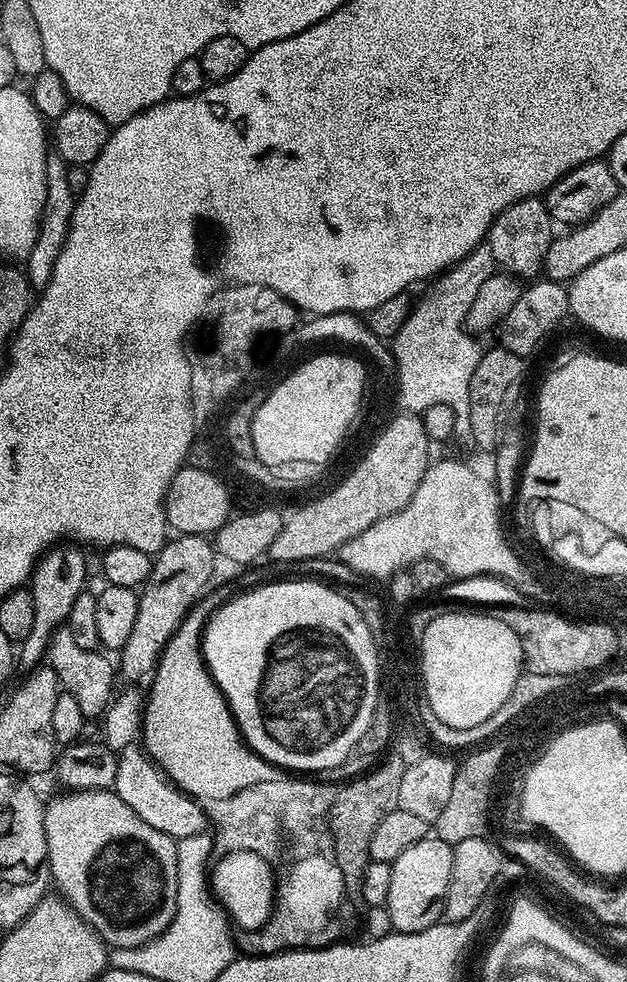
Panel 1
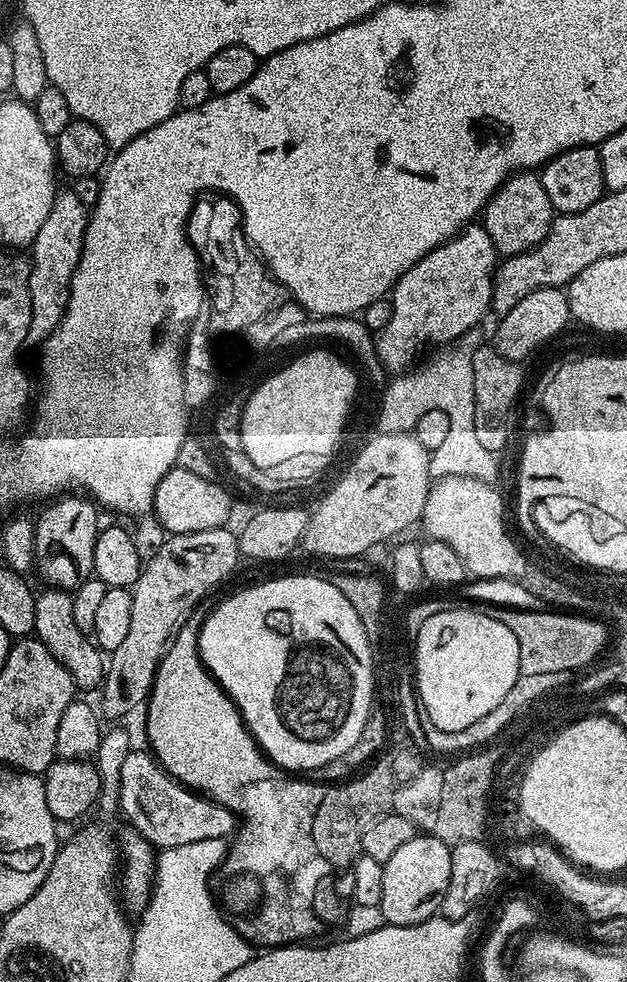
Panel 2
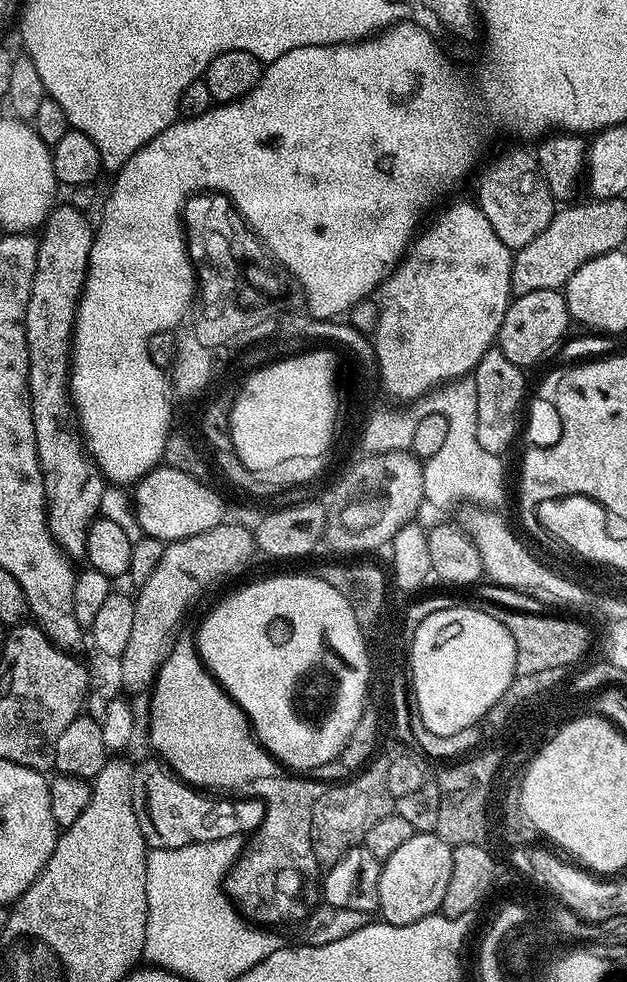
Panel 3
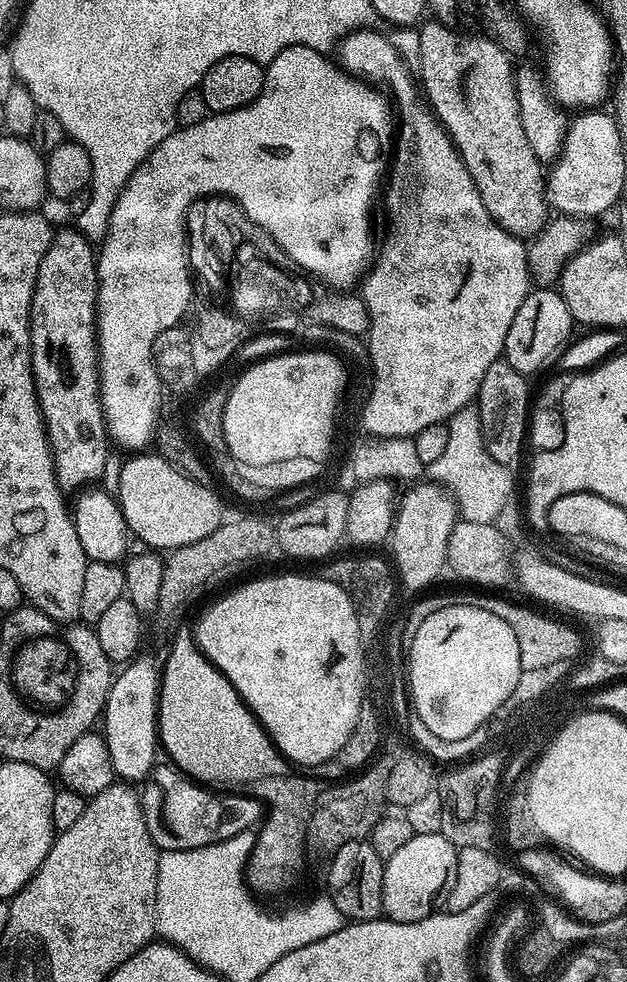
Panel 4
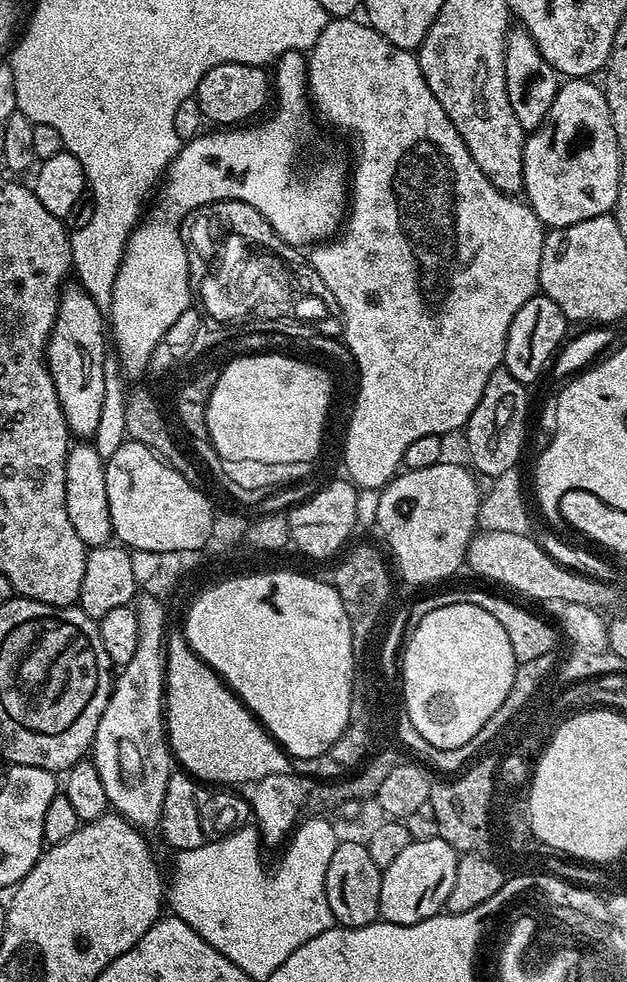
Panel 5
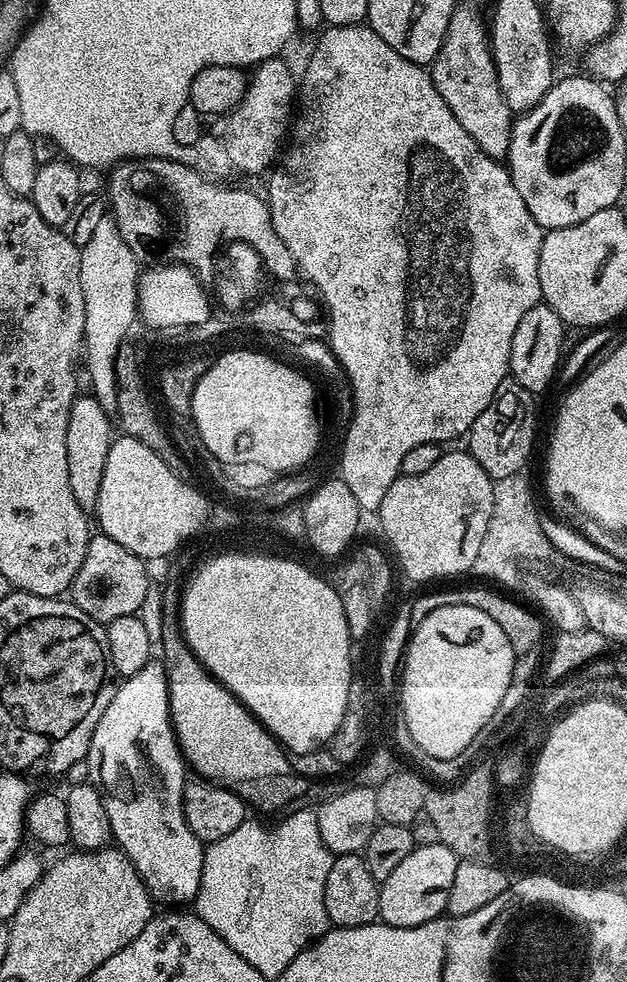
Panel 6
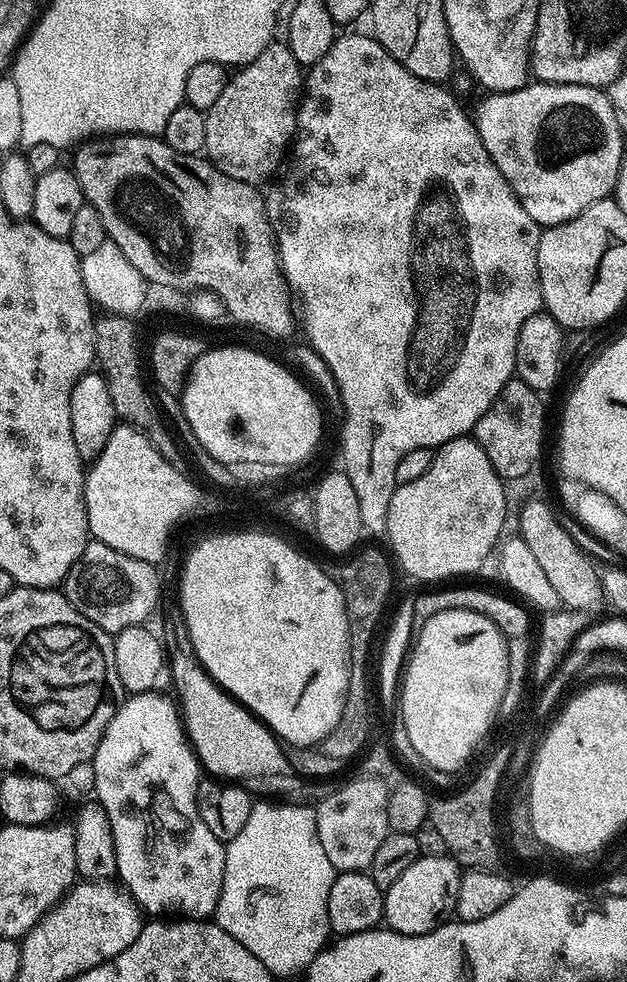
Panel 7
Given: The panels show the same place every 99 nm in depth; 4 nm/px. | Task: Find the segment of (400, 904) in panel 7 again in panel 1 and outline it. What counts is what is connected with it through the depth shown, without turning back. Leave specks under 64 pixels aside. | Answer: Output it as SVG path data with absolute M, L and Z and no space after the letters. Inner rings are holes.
M437 838L414 842L391 865L390 898L386 907L393 933L421 932L434 926L444 915L444 899L452 873L452 845Z

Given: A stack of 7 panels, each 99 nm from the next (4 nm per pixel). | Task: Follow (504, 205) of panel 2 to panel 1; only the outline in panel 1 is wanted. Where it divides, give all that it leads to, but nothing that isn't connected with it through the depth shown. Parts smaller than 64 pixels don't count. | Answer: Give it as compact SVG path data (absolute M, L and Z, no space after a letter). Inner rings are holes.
M528 197L511 204L495 217L488 231L486 243L503 271L519 279L528 280L543 269L544 258L549 252L555 232L554 221L543 199Z

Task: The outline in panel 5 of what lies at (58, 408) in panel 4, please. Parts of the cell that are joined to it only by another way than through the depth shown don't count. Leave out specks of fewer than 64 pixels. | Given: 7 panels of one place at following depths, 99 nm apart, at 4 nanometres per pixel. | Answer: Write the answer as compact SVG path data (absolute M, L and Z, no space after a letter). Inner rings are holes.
M81 286L65 287L60 294L58 314L48 335L44 358L48 361L54 390L58 390L58 402L66 418L66 426L76 438L92 437L98 430L98 418L102 418L102 398L106 395L104 336L106 340L106 316L94 298L90 298Z

